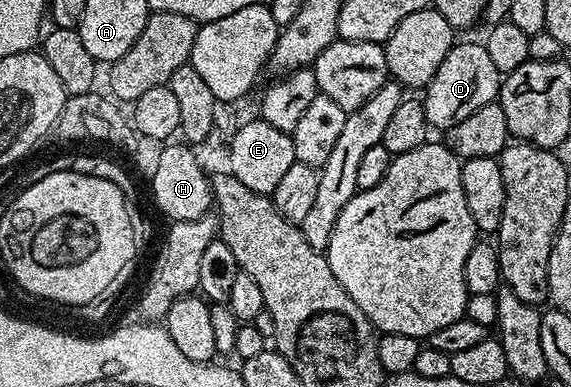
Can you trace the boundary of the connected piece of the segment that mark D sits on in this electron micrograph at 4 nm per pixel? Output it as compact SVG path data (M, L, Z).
M453 43L450 54L446 54L442 66L438 66L438 74L423 89L422 103L426 110L426 118L433 129L450 130L462 122L462 118L470 118L474 110L493 103L499 97L502 74L490 62L490 54L486 54L483 43Z

